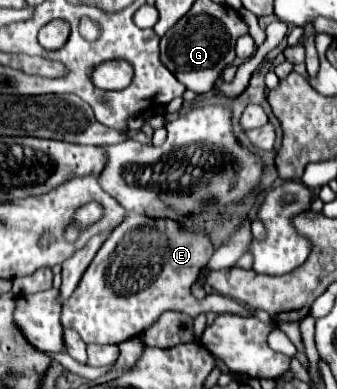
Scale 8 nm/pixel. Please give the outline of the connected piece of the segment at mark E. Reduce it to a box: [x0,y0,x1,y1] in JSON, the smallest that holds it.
[62,215,250,343]

